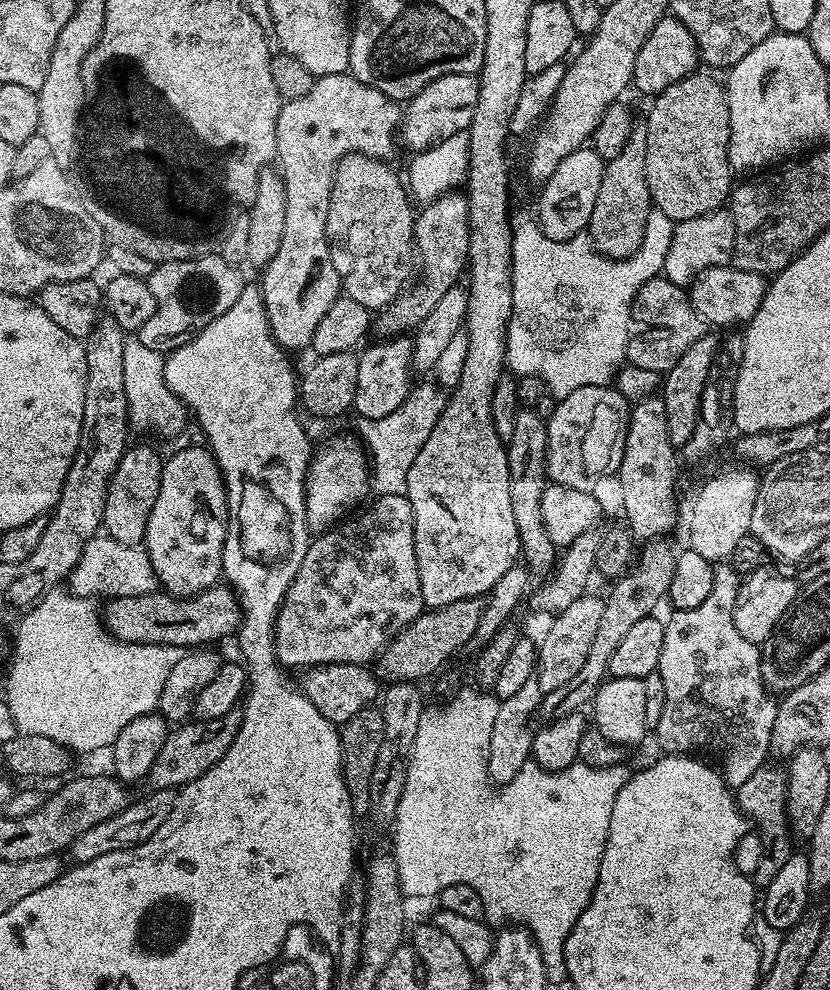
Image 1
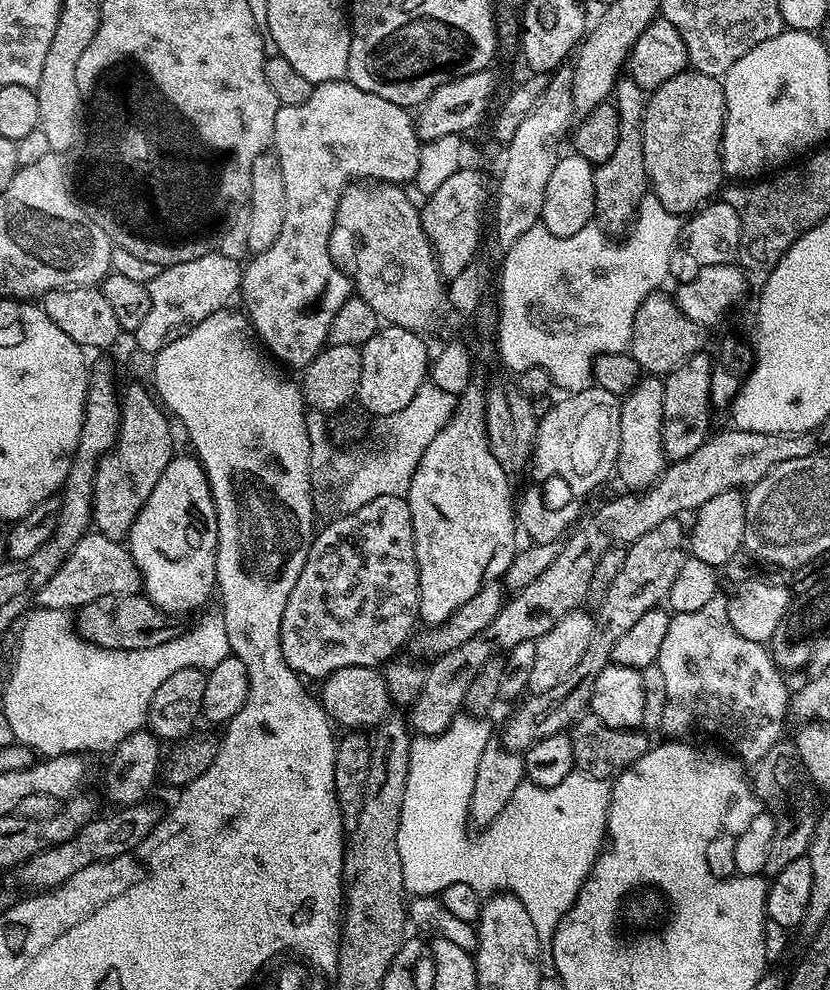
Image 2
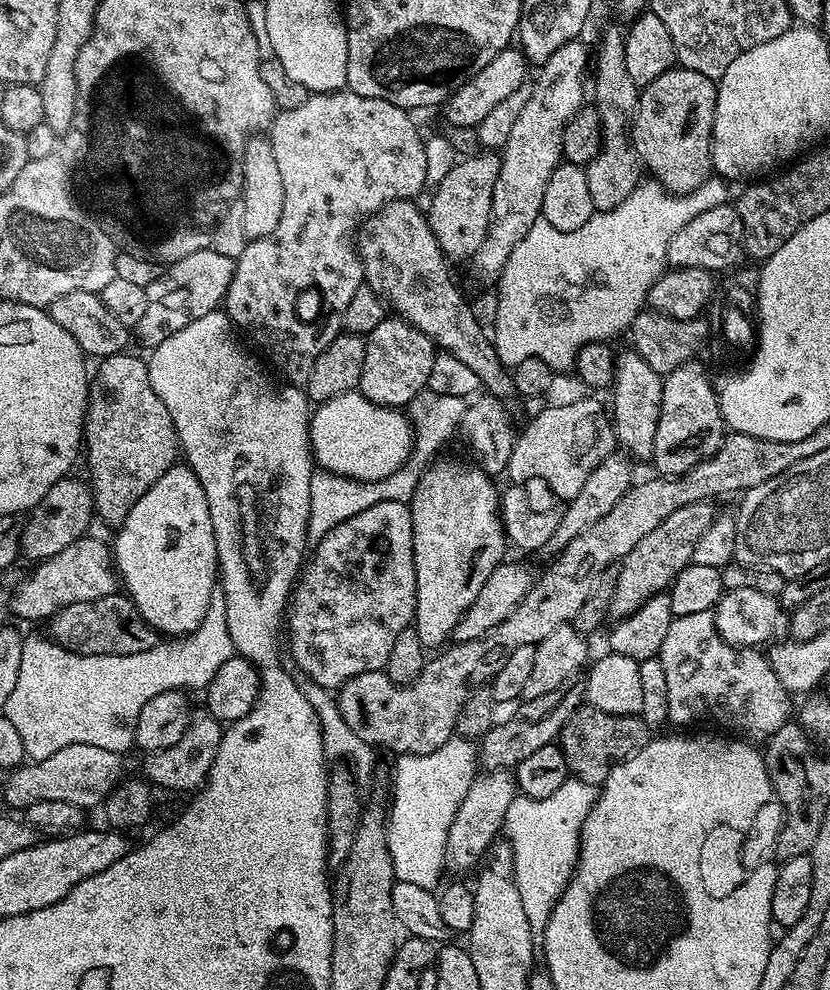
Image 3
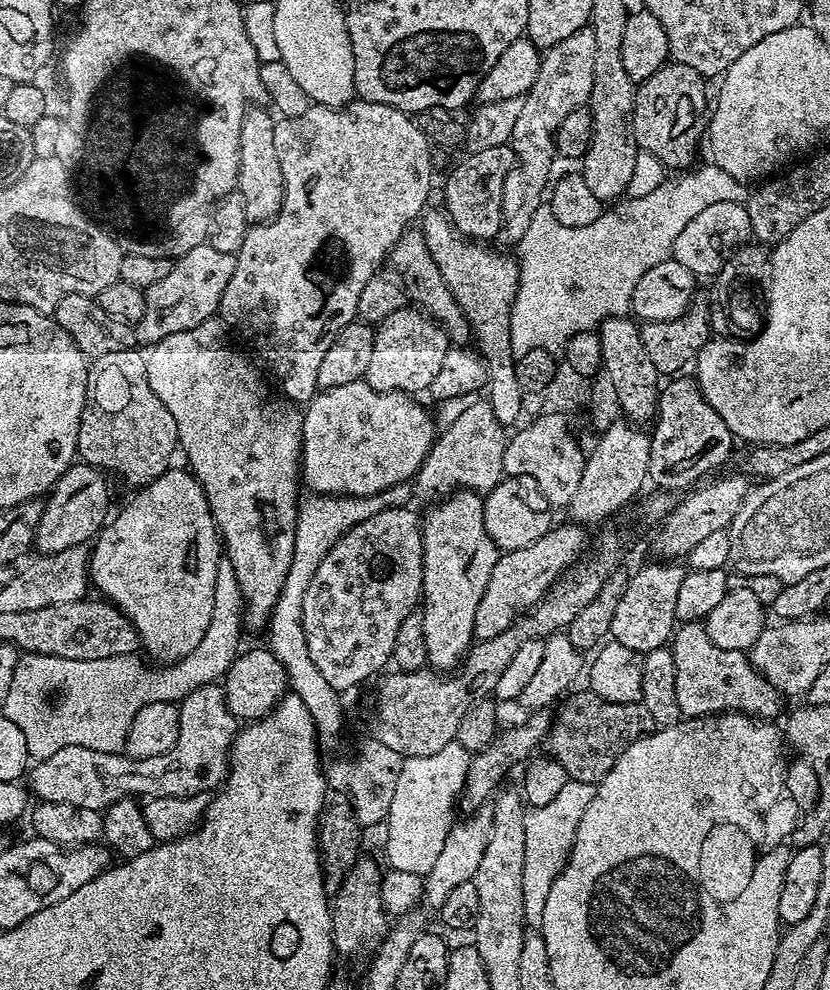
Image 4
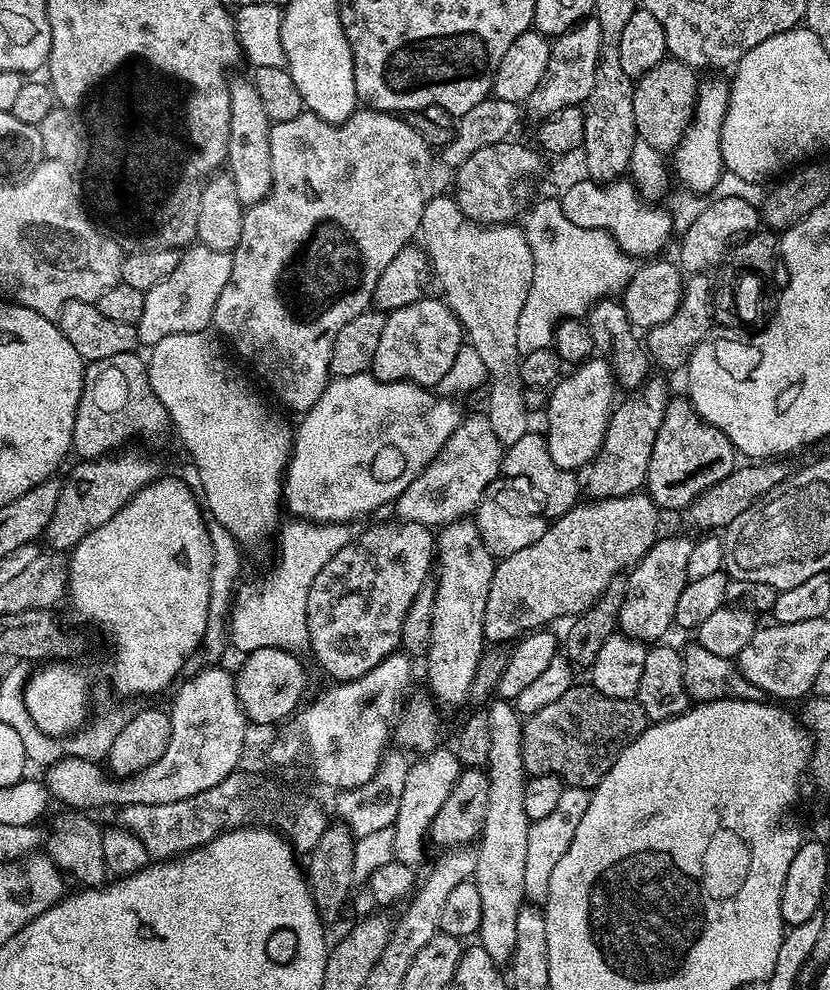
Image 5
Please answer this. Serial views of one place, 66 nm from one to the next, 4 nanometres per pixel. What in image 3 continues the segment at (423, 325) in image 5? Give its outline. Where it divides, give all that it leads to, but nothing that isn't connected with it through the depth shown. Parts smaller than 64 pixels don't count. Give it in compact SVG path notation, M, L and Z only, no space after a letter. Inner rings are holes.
M386 318L374 326L364 342L362 378L359 392L370 402L387 408L403 409L419 392L428 387L430 370L438 349L431 338L422 334L413 324L399 318Z

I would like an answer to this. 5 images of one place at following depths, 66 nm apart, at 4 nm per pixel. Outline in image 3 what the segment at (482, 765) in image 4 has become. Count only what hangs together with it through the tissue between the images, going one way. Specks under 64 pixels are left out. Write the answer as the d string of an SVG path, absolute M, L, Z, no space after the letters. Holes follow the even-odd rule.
M569 690L547 692L542 698L524 700L515 705L516 713L509 720L493 723L492 728L478 744L478 760L488 770L512 770L534 750L542 750L542 746L553 743L559 737L567 720L581 707L582 696L579 691Z

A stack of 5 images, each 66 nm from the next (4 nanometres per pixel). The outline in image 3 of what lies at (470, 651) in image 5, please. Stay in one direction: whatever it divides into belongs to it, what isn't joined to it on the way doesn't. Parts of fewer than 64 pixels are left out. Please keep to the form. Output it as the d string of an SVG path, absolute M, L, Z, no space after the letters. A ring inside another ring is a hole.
M437 459L425 468L410 501L416 575L416 614L414 627L425 649L440 650L452 640L452 631L462 614L478 598L478 590L505 559L506 533L493 477L475 463Z

